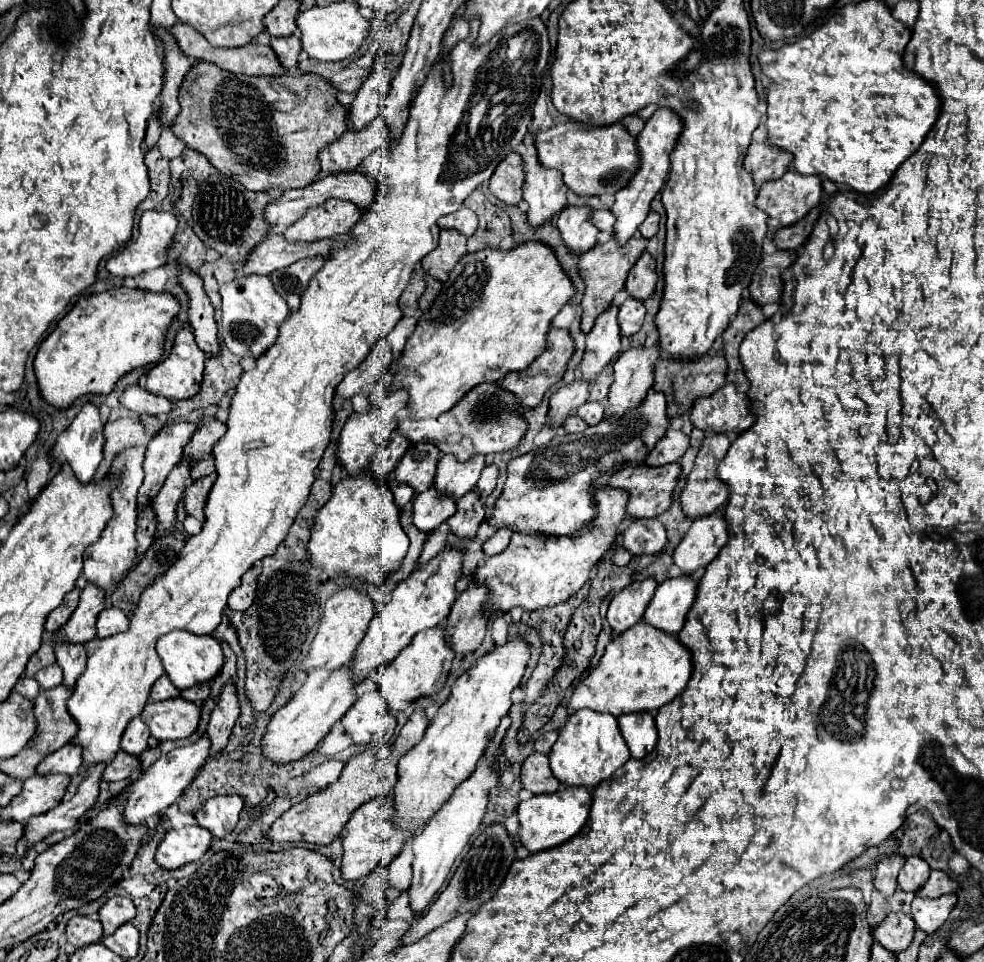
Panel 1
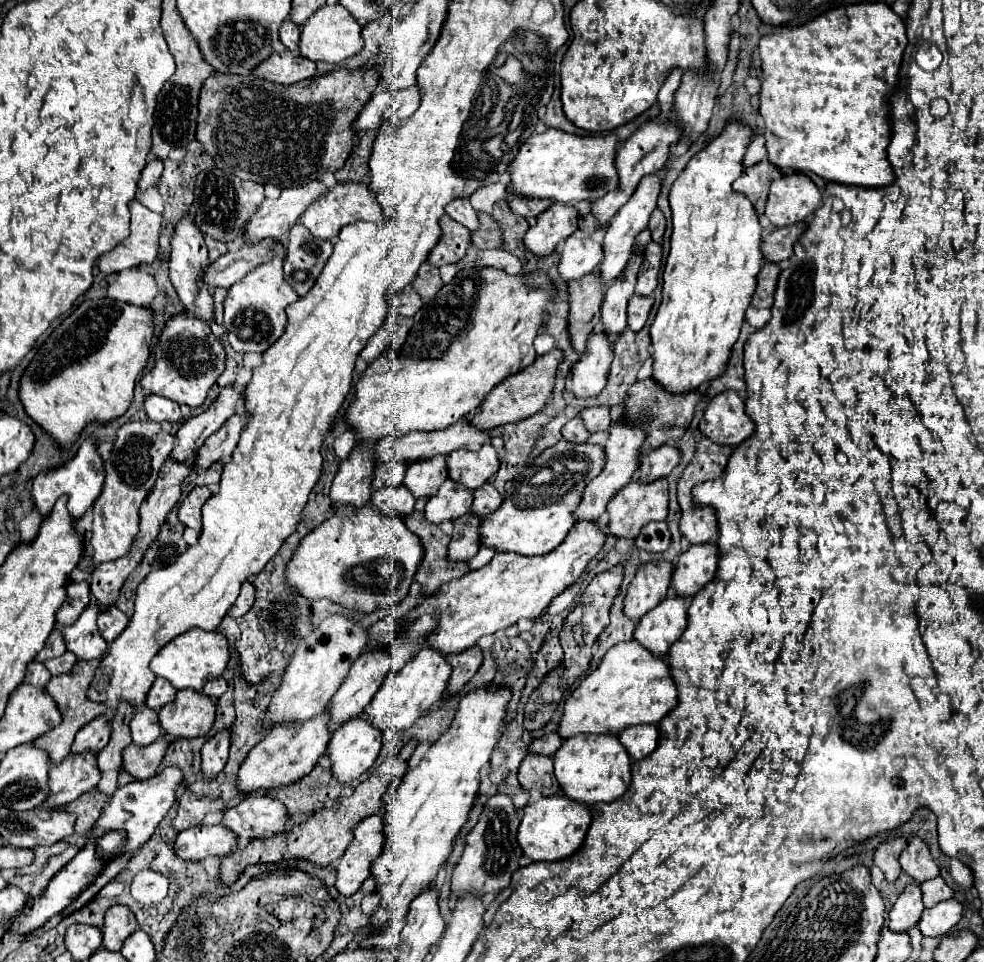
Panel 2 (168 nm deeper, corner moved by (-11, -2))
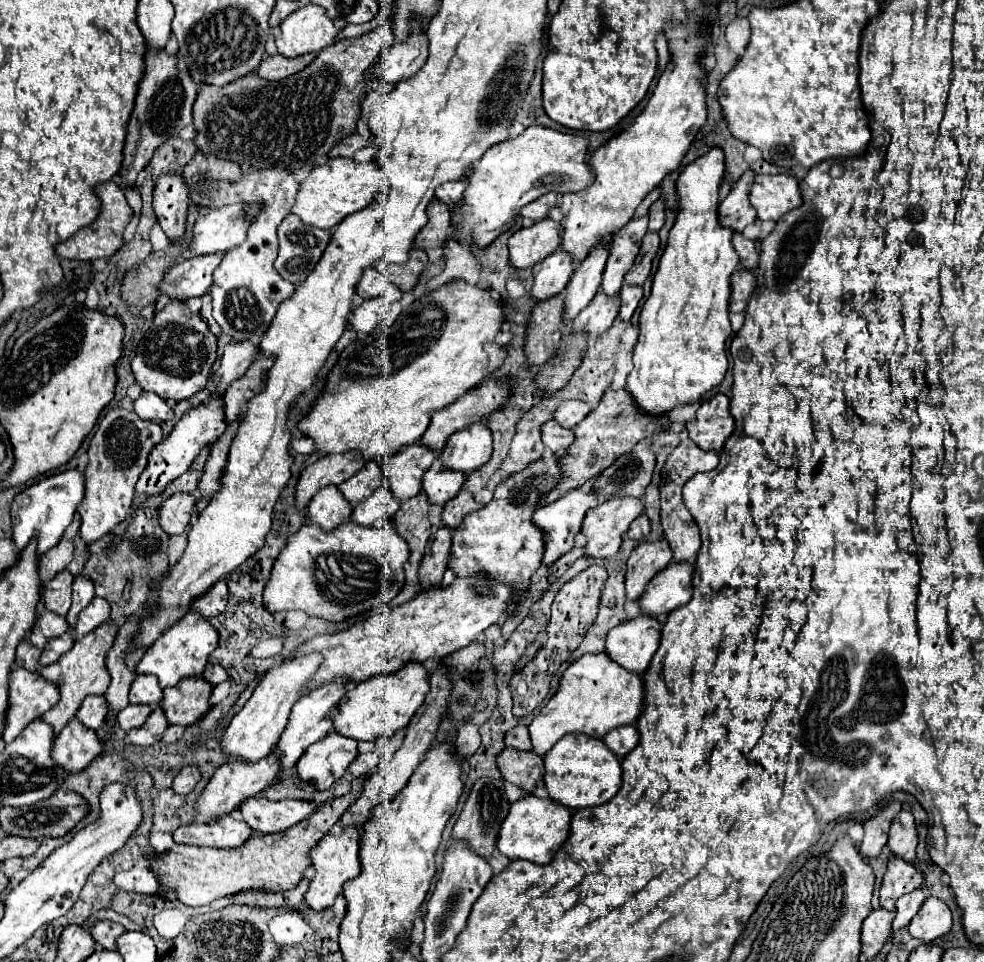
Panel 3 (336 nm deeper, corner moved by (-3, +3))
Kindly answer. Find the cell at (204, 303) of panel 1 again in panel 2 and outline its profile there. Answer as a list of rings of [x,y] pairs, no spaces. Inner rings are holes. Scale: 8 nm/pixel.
[[[184,215],[176,227],[174,227],[174,235],[172,235],[172,253],[170,253],[170,281],[182,301],[182,305],[186,307],[186,311],[192,311],[194,317],[204,319],[206,323],[212,321],[214,317],[214,299],[208,291],[208,287],[202,285],[202,271],[208,265],[208,251],[206,251],[206,243],[204,243],[204,235],[202,231],[194,225],[194,221],[190,219],[190,215]]]

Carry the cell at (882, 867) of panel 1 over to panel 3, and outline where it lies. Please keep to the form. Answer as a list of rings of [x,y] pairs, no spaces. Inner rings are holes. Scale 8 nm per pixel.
[[[892,800],[888,806],[884,806],[876,816],[872,816],[866,824],[864,824],[864,830],[866,830],[866,836],[864,836],[864,842],[860,846],[860,854],[866,856],[866,858],[876,858],[880,856],[882,848],[886,846],[888,842],[888,830],[892,826],[892,820],[894,816],[902,810],[900,802]]]

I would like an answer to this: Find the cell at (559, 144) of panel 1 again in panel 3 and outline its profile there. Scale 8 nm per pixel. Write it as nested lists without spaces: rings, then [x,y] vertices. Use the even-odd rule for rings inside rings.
[[[528,126],[524,130],[524,134],[520,134],[516,138],[508,138],[508,140],[488,148],[486,154],[470,170],[464,202],[462,202],[460,210],[454,212],[454,216],[458,218],[454,228],[458,228],[462,232],[458,240],[464,240],[470,234],[478,246],[488,246],[492,240],[496,240],[498,234],[502,234],[504,230],[514,226],[516,218],[520,216],[520,208],[526,206],[528,202],[536,200],[538,196],[542,196],[546,192],[560,192],[560,194],[578,192],[578,190],[584,190],[586,186],[590,186],[594,182],[594,170],[588,162],[588,144],[590,144],[590,140],[582,134],[564,134],[564,132],[558,132],[552,128],[544,128],[544,126]]]

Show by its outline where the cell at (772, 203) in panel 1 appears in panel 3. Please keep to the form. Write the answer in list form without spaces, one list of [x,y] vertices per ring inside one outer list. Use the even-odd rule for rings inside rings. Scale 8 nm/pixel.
[[[758,174],[750,190],[750,200],[760,220],[778,222],[780,216],[802,206],[800,182],[788,174],[776,176]]]

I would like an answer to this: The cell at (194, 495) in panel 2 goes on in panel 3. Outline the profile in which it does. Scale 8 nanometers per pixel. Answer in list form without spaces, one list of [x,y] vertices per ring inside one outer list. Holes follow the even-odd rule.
[[[176,492],[172,494],[162,506],[160,506],[160,524],[162,528],[174,536],[174,534],[184,534],[186,528],[190,526],[192,512],[196,506],[196,498],[186,492]]]

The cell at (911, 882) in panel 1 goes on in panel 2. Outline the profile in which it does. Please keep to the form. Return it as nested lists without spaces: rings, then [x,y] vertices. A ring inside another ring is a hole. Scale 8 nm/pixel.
[[[918,835],[908,837],[908,845],[900,853],[900,865],[916,883],[928,881],[938,875],[938,865],[930,855],[928,845]]]

